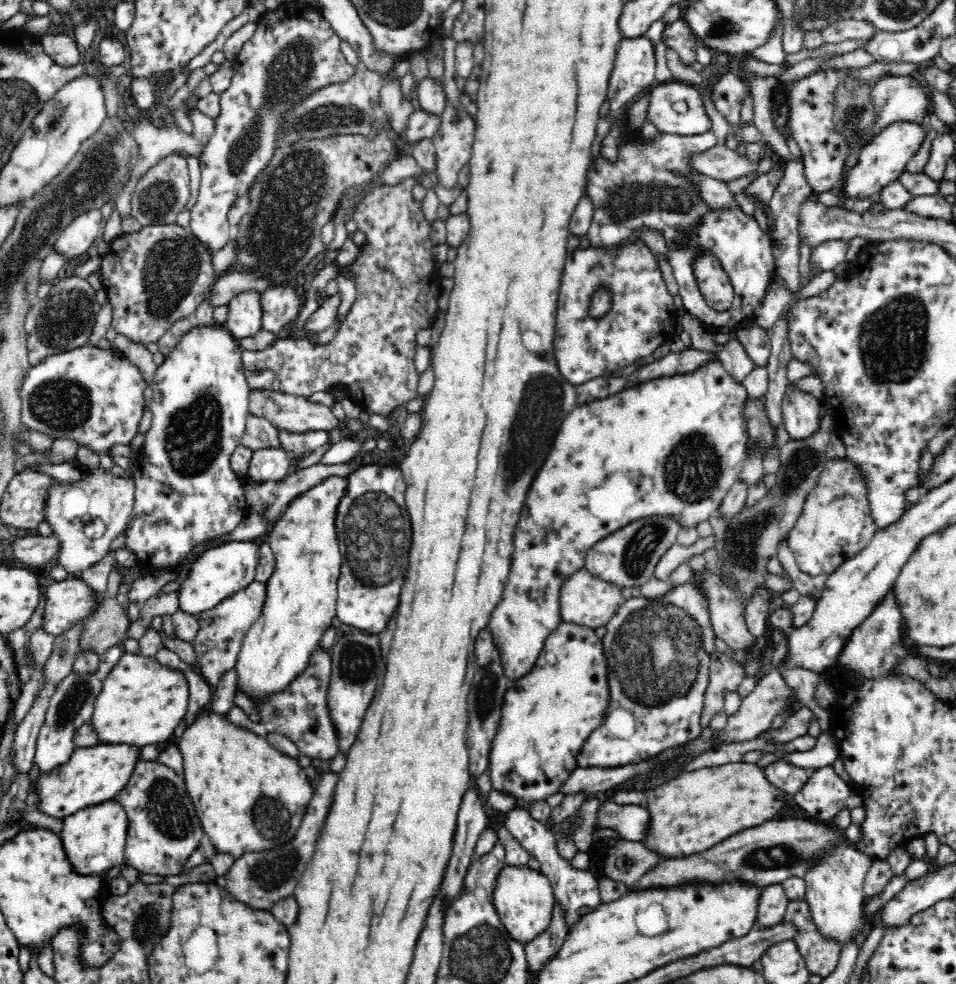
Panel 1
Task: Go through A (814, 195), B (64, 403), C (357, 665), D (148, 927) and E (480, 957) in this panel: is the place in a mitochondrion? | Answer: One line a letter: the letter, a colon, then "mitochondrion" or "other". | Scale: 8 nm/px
A: other
B: mitochondrion
C: mitochondrion
D: mitochondrion
E: mitochondrion

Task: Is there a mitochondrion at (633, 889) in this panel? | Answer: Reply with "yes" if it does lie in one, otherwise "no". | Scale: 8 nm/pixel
no

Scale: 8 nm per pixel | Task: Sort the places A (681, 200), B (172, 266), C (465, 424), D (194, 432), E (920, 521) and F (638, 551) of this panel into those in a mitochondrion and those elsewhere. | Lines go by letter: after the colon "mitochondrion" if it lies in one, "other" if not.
A: mitochondrion
B: mitochondrion
C: other
D: mitochondrion
E: other
F: mitochondrion

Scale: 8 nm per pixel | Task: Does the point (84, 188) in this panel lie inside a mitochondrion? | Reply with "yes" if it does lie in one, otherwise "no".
yes

